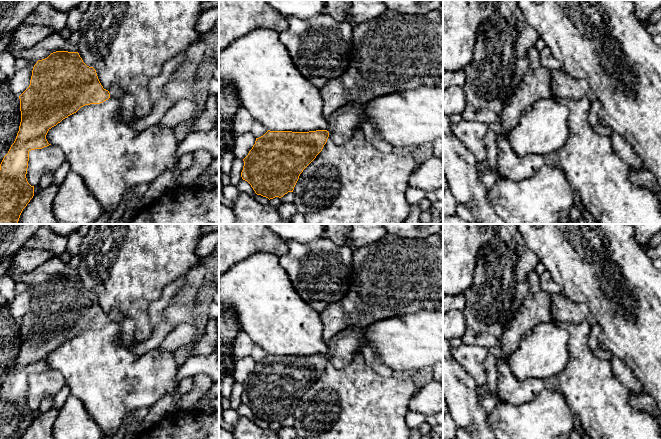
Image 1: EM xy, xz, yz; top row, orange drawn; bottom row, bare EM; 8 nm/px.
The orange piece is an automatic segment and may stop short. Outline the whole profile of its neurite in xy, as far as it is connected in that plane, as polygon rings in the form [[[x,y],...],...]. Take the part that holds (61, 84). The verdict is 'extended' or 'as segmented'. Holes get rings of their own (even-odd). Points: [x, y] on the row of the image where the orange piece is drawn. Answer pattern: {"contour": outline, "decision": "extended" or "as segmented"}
{"contour": [[[56,51],[47,58],[37,61],[32,70],[29,87],[19,96],[21,111],[19,131],[14,143],[0,164],[0,224],[17,224],[23,209],[33,198],[34,186],[31,186],[26,178],[29,152],[51,145],[46,139],[48,131],[85,105],[100,104],[110,97],[122,99],[125,95],[125,92],[117,83],[113,83],[108,90],[104,89],[98,79],[96,70],[87,66],[78,52]]], "decision": "extended"}

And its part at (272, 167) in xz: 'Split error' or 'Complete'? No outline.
Split error

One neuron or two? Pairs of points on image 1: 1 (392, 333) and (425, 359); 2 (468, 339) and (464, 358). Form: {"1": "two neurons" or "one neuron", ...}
{"1": "one neuron", "2": "two neurons"}

